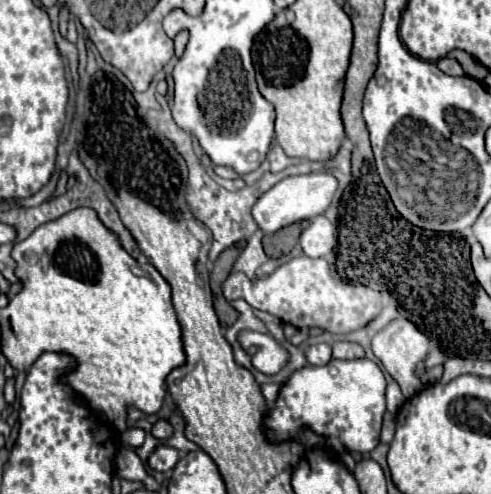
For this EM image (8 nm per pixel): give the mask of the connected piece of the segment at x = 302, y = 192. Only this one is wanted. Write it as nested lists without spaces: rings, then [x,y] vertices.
[[[308,173],[308,175],[294,175],[278,181],[272,189],[260,195],[260,199],[252,207],[252,217],[264,233],[276,233],[278,229],[292,225],[300,219],[312,219],[322,215],[332,201],[338,181],[328,173]]]

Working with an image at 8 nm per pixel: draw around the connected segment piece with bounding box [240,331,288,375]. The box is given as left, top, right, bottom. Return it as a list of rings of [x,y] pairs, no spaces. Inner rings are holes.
[[[242,331],[240,333],[240,339],[244,343],[252,343],[258,347],[256,355],[252,357],[252,365],[262,371],[262,373],[268,373],[268,375],[274,375],[278,373],[284,363],[288,361],[288,353],[276,343],[274,337],[270,335],[258,335],[258,333],[250,333],[250,331]]]

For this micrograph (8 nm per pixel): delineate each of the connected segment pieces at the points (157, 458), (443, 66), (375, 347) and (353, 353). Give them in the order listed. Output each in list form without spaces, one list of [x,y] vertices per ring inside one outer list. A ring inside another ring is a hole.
[[[160,445],[152,457],[150,457],[150,467],[154,467],[156,471],[170,471],[174,469],[174,465],[178,463],[178,451],[174,447],[168,447],[168,445]]]
[[[444,57],[444,59],[436,61],[436,65],[438,65],[438,69],[440,69],[442,73],[446,73],[446,75],[454,75],[454,77],[462,77],[462,75],[464,75],[464,71],[462,71],[462,67],[458,65],[456,59]]]
[[[394,319],[372,339],[372,351],[382,361],[384,369],[392,375],[392,379],[400,385],[404,397],[414,397],[422,391],[424,385],[416,375],[416,367],[424,361],[428,353],[428,337],[422,331],[418,331],[414,323],[410,323],[408,319]]]
[[[338,341],[332,347],[332,357],[334,359],[360,359],[360,357],[364,357],[364,349],[358,343]]]

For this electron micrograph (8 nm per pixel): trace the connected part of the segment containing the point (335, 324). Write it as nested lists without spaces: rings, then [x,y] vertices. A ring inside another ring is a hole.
[[[306,255],[290,259],[274,273],[256,281],[250,281],[240,271],[232,271],[222,285],[222,291],[226,301],[244,299],[250,307],[266,311],[298,329],[318,327],[336,335],[366,327],[382,311],[382,295],[378,291],[372,291],[366,285],[348,285],[336,281],[330,275],[330,267],[324,259],[310,259]]]

